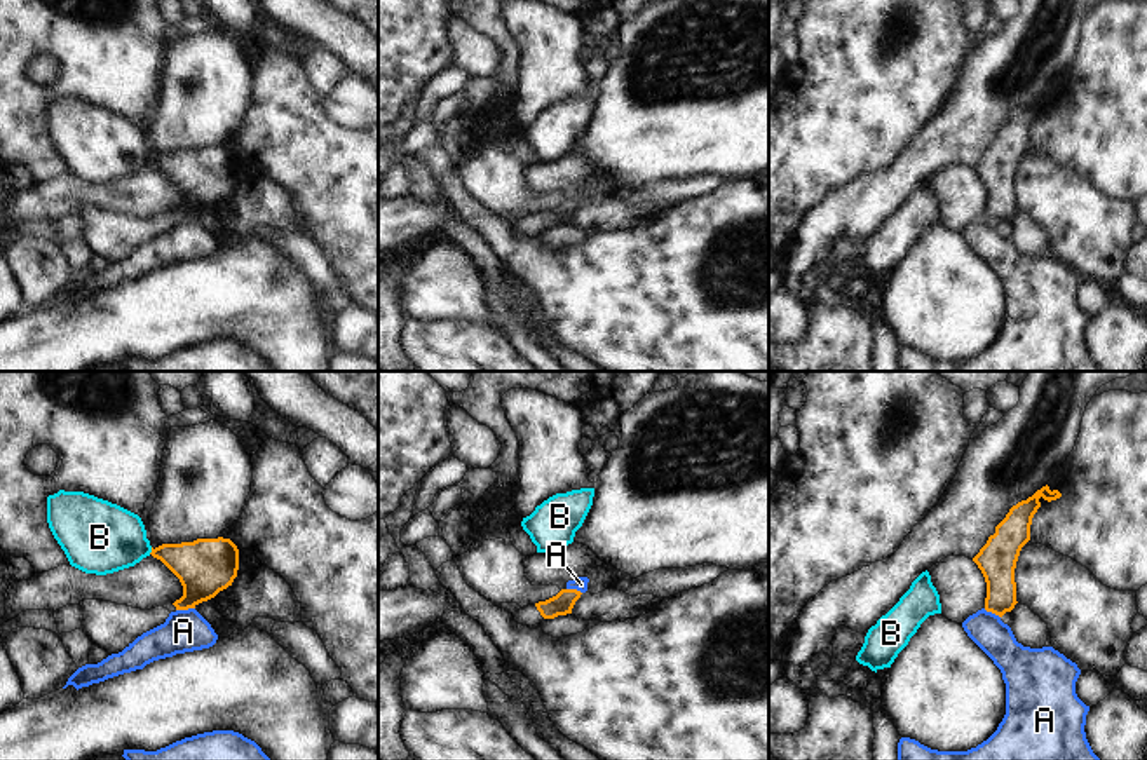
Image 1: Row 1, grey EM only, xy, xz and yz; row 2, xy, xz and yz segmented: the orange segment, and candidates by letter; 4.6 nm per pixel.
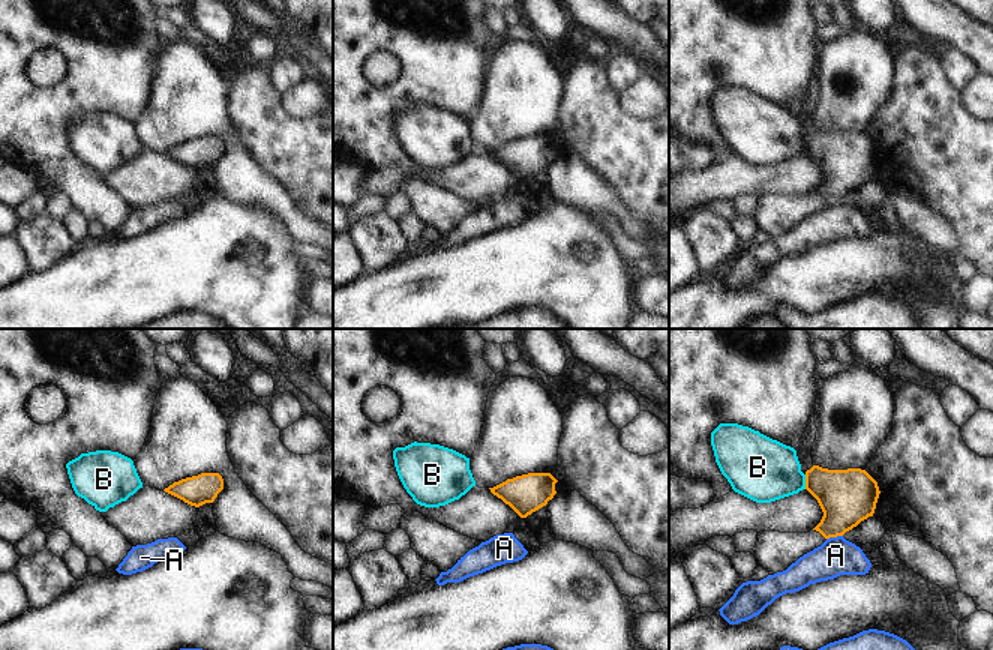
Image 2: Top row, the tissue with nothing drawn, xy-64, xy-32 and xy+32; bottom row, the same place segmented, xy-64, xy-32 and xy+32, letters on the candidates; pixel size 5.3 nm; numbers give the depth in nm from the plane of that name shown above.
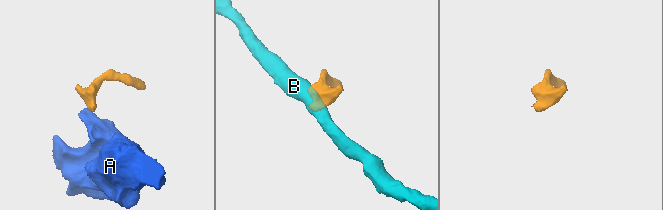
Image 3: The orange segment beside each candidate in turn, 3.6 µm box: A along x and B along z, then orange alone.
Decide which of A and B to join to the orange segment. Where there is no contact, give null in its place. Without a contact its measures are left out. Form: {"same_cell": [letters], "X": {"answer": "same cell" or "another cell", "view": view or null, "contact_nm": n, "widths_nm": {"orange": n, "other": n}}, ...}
{"same_cell": [], "A": {"answer": "another cell", "view": "xy", "contact_nm": 90, "widths_nm": {"orange": 260, "other": 190}}, "B": {"answer": "another cell", "view": "xy", "contact_nm": 40, "widths_nm": {"orange": 260, "other": 340}}}

